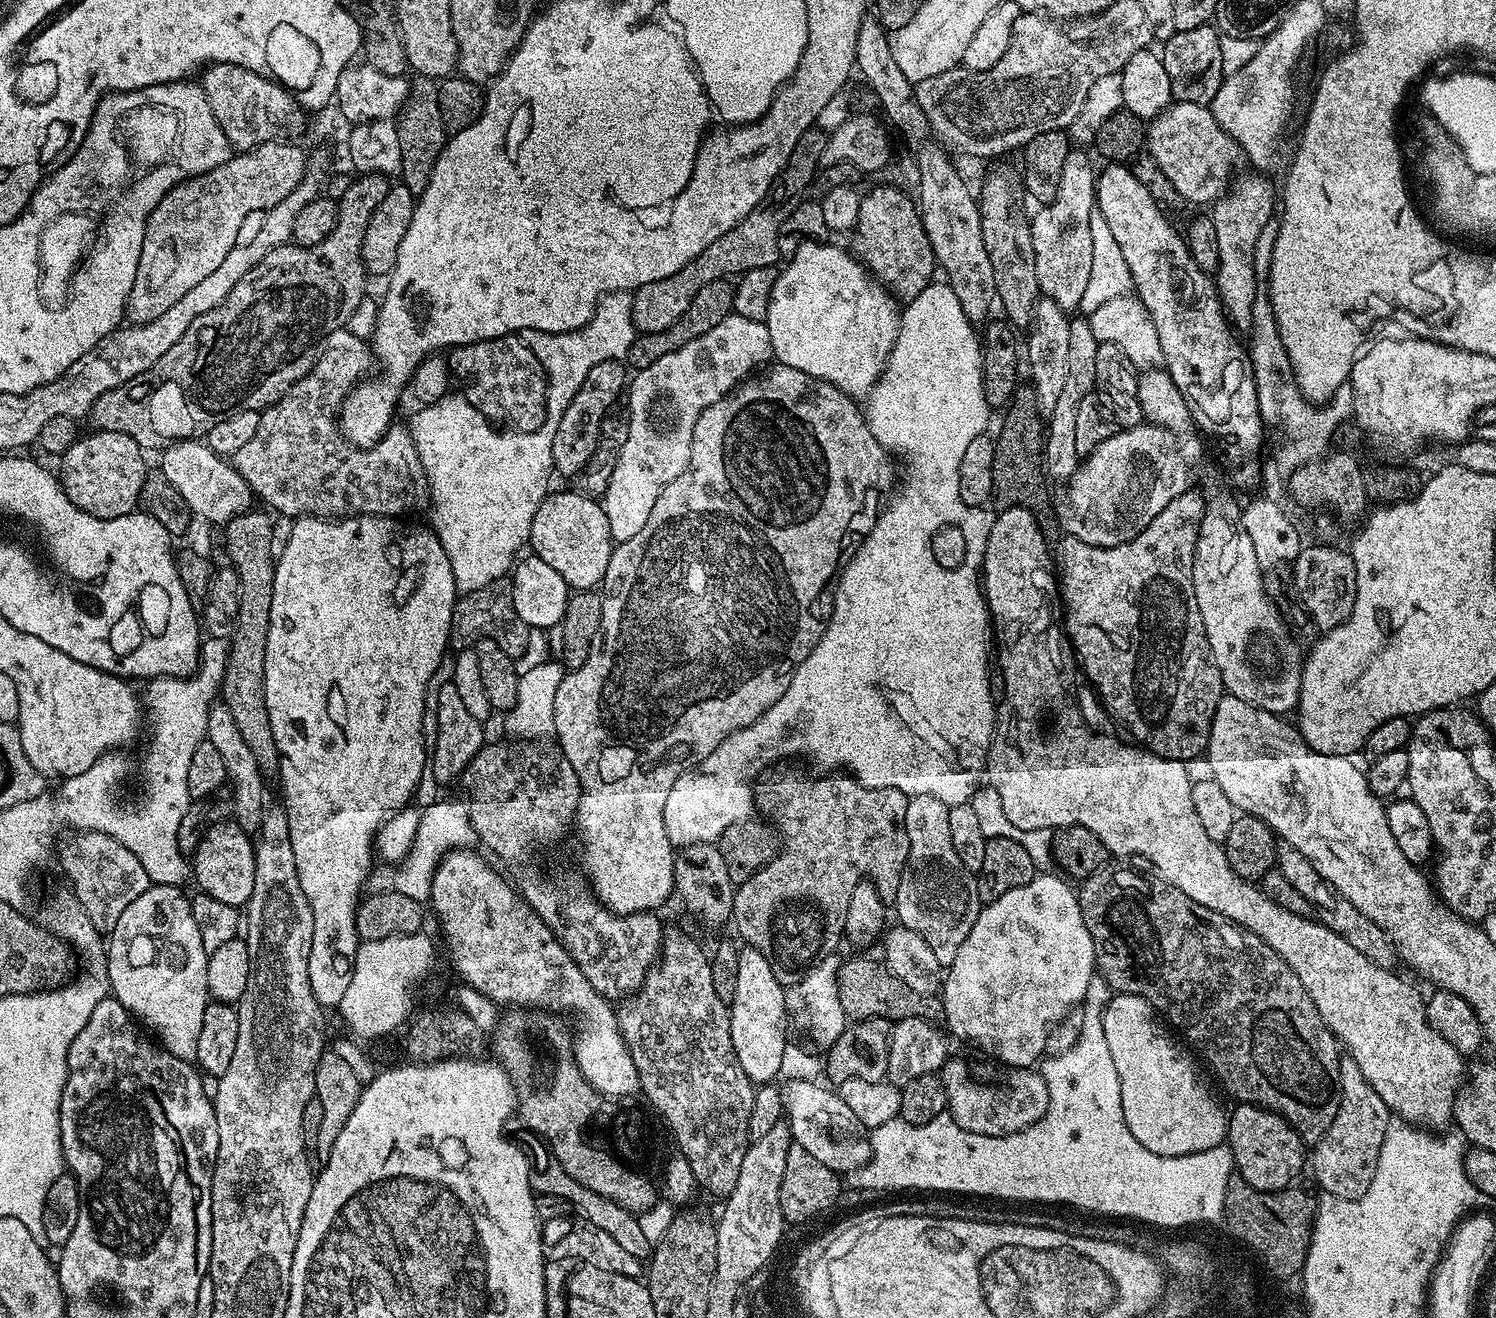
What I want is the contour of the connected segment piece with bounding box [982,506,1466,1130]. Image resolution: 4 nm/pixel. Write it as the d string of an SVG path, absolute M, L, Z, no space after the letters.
M1008 506L1000 510L1000 513L997 511L990 526L990 538L986 538L986 550L984 551L984 563L982 565L982 591L988 606L990 624L994 629L994 644L995 647L996 644L1000 647L1000 668L1004 671L1004 701L999 701L996 710L996 732L992 736L992 744L988 747L986 780L987 783L988 780L992 783L990 785L991 791L1000 800L1000 811L1003 819L1009 820L1011 824L1018 826L1018 830L1023 832L1026 830L1055 830L1066 826L1086 826L1086 830L1090 830L1090 834L1094 834L1094 838L1098 838L1098 842L1102 842L1102 846L1106 846L1106 850L1113 857L1141 856L1142 859L1149 860L1156 867L1155 875L1159 879L1166 881L1166 883L1178 890L1182 890L1182 894L1186 894L1186 898L1194 898L1194 902L1198 902L1202 906L1222 914L1226 919L1232 921L1233 924L1239 924L1241 928L1247 930L1251 935L1256 936L1262 942L1266 942L1266 946L1270 946L1270 950L1277 952L1286 961L1290 966L1290 970L1294 970L1294 974L1298 974L1298 982L1302 982L1306 994L1310 994L1310 998L1314 1002L1314 1006L1318 1010L1324 1025L1342 1045L1343 1051L1352 1057L1353 1062L1358 1066L1358 1070L1362 1072L1362 1078L1366 1078L1366 1082L1374 1088L1374 1094L1378 1094L1378 1098L1382 1098L1382 1102L1386 1102L1388 1109L1395 1115L1396 1112L1400 1115L1397 1117L1403 1123L1419 1126L1424 1130L1447 1129L1453 1123L1456 1098L1466 1080L1466 1068L1464 1072L1465 1057L1458 1050L1454 1050L1454 1046L1450 1046L1450 1042L1446 1042L1446 1038L1442 1038L1442 1034L1438 1034L1438 1030L1434 1030L1430 1026L1426 1000L1423 995L1420 997L1419 990L1410 981L1403 980L1400 976L1395 976L1395 971L1392 968L1378 966L1374 962L1370 962L1370 958L1366 958L1366 954L1358 954L1358 950L1354 950L1354 946L1350 946L1350 942L1346 942L1346 938L1334 934L1334 930L1330 930L1326 925L1317 922L1315 919L1299 916L1282 906L1278 906L1272 901L1271 896L1264 891L1263 887L1257 886L1251 880L1242 879L1238 874L1234 874L1234 870L1230 870L1230 862L1226 862L1224 845L1214 842L1214 838L1207 837L1206 830L1203 829L1202 822L1199 821L1198 814L1194 811L1194 798L1192 797L1194 776L1188 773L1189 765L1185 761L1156 756L1153 752L1147 751L1143 747L1133 746L1131 743L1128 743L1129 745L1123 744L1122 741L1115 740L1112 736L1103 736L1100 732L1091 732L1084 725L1084 716L1080 713L1079 706L1072 704L1072 696L1068 693L1068 668L1064 665L1066 632L1062 627L1062 604L1057 596L1058 576L1054 571L1054 556L1053 553L1052 556L1048 553L1048 544L1044 541L1044 532L1040 529L1040 524L1036 521L1035 515L1037 516L1037 513L1028 506Z

